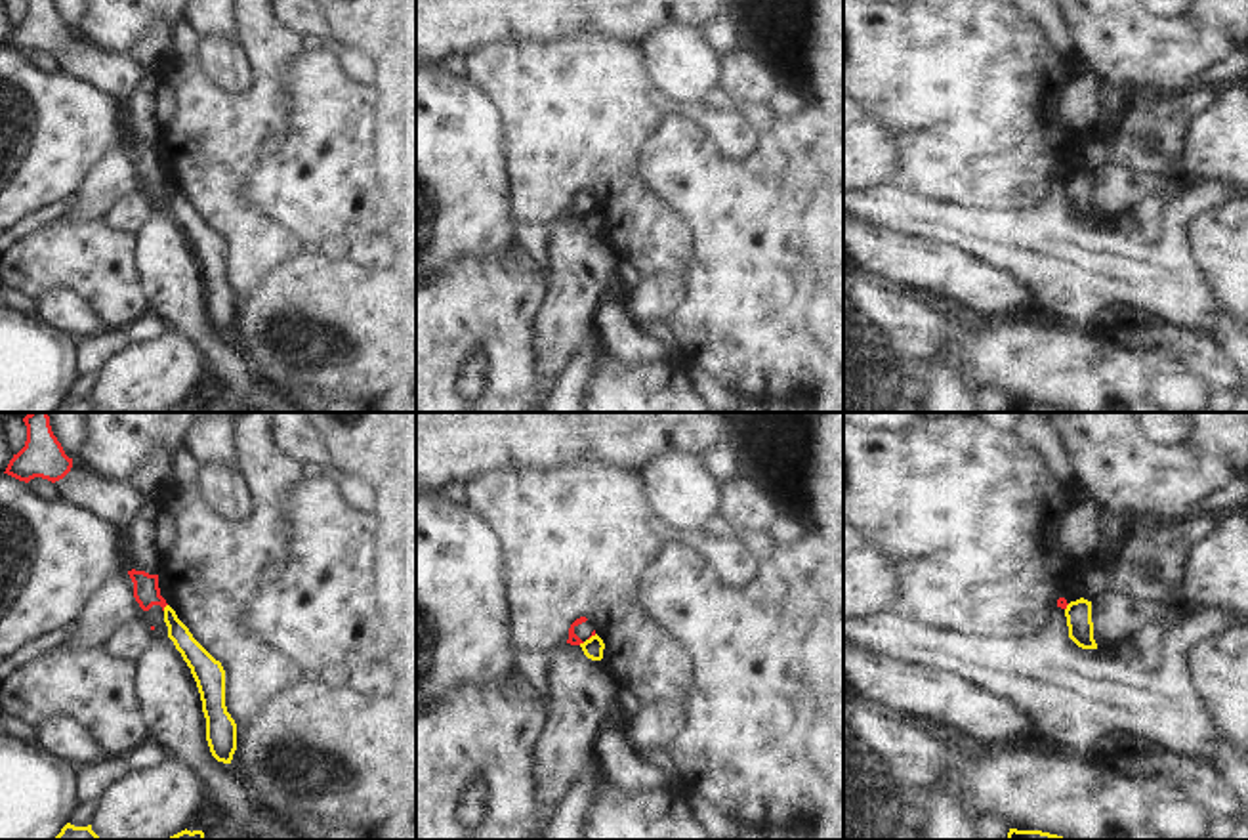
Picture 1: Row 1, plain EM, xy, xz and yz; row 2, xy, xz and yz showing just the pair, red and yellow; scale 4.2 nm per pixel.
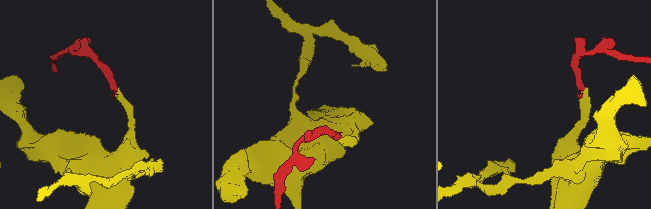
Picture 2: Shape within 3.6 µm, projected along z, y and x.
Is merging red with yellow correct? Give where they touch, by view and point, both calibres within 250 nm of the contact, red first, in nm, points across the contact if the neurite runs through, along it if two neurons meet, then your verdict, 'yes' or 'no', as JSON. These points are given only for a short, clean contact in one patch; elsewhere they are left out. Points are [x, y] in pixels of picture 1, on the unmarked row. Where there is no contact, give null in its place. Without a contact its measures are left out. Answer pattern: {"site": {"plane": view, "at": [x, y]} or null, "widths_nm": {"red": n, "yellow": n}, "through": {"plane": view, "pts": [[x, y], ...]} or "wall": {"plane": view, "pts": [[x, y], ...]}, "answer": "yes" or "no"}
{"site": {"plane": "xy", "at": [165, 178]}, "widths_nm": {"red": 110, "yellow": 100}, "wall": {"plane": "xy", "pts": [[166, 176], [163, 182]]}, "answer": "no"}

